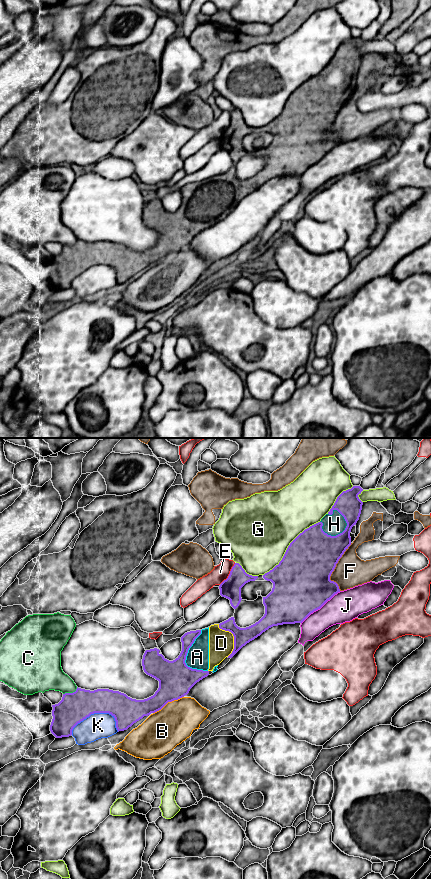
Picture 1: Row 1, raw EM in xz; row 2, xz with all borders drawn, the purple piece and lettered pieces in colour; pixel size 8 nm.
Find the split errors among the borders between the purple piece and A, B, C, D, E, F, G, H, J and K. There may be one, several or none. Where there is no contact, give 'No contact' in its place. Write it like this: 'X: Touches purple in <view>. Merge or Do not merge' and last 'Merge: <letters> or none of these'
A: Touches purple in xz. Merge
B: Touches purple in xz. Do not merge
C: Touches purple in xz. Do not merge
D: Touches purple in xz. Merge
E: Touches purple in xz. Do not merge
F: Touches purple in xz. Do not merge
G: Touches purple in xz. Do not merge
H: Touches purple in xz. Merge
J: Touches purple in xz. Do not merge
K: Touches purple in xz. Do not merge
Merge: A, D, H

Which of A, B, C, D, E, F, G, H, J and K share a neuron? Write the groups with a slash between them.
A D H / B / C / E / F / G / J / K

